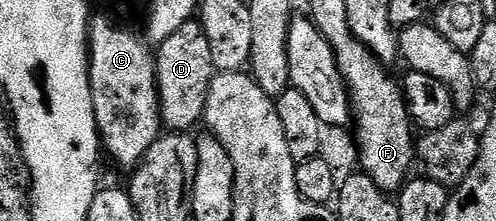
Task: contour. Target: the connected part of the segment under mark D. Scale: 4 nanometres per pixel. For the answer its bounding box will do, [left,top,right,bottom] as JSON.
[155,21,214,133]

